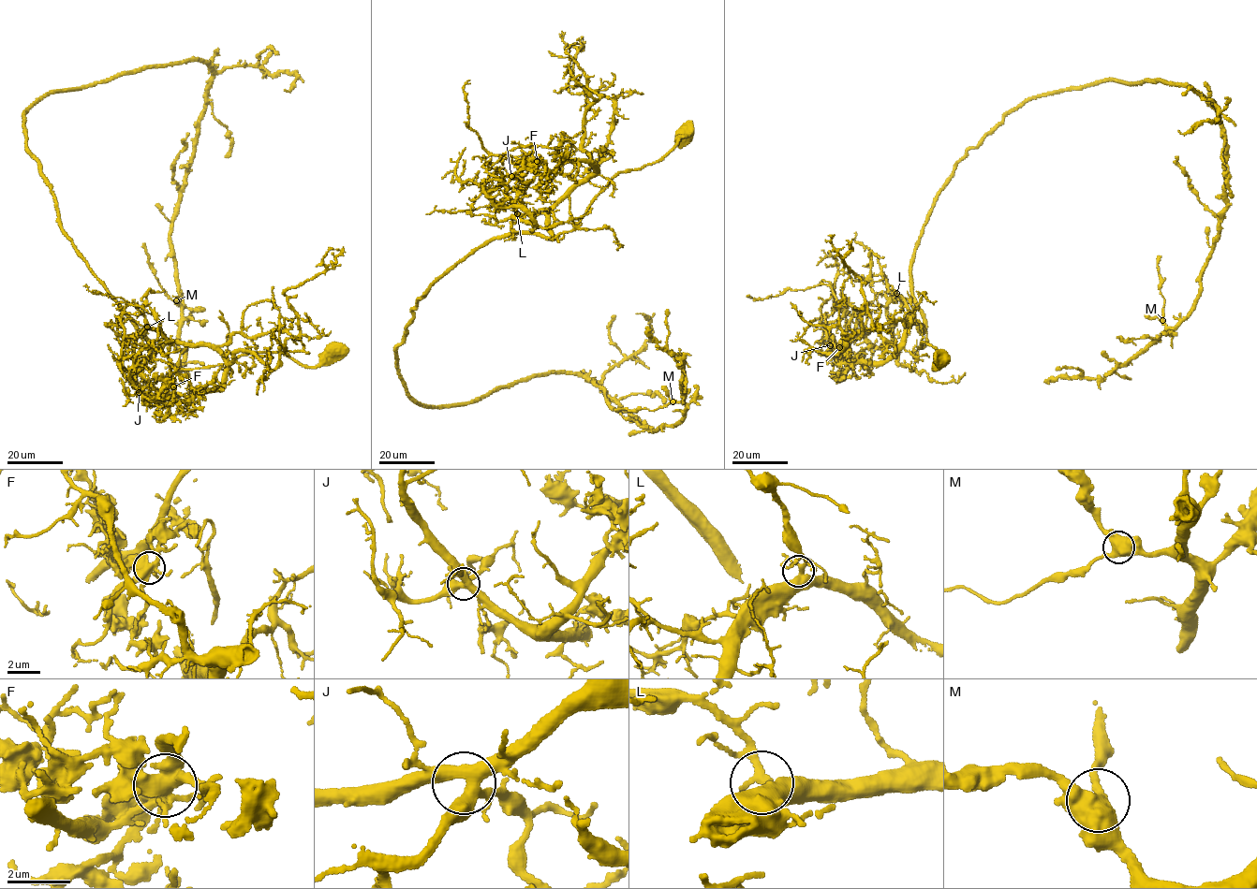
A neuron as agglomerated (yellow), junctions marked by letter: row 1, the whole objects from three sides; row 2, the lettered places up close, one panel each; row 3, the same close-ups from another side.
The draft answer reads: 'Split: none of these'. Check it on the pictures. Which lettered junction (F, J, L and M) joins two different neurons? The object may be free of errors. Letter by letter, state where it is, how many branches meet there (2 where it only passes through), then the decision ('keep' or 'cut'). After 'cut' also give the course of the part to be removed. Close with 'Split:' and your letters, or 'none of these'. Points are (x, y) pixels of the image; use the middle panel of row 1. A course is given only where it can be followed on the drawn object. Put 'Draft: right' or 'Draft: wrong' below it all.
F: at (537, 161); 7 branches meet; keep
J: at (511, 176); 4 branches meet; keep
L: at (517, 213); 4 branches meet; keep
M: at (672, 401); 4 branches meet; keep
Split: none of these
Draft: right

